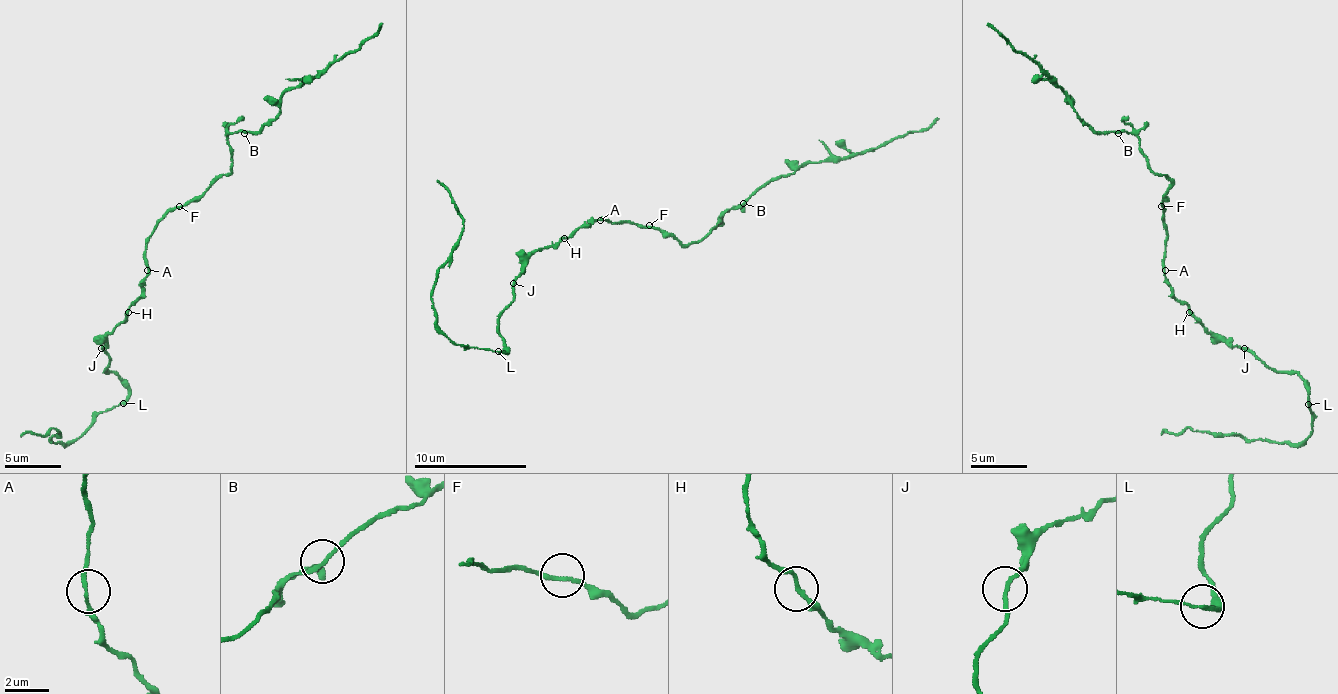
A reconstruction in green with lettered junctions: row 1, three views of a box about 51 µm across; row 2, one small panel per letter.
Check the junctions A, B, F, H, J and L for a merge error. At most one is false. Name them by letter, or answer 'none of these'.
L

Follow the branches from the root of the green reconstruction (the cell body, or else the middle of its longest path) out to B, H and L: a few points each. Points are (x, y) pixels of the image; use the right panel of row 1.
B: (1166, 278), (1167, 231), (1161, 203), (1170, 181), (1151, 170), (1138, 136), (1122, 130), (1118, 133)
H: (1166, 278), (1169, 289), (1188, 306), (1189, 312)
L: (1166, 278), (1174, 295), (1219, 340), (1227, 340), (1252, 351), (1275, 370), (1295, 370), (1309, 393), (1307, 404)

